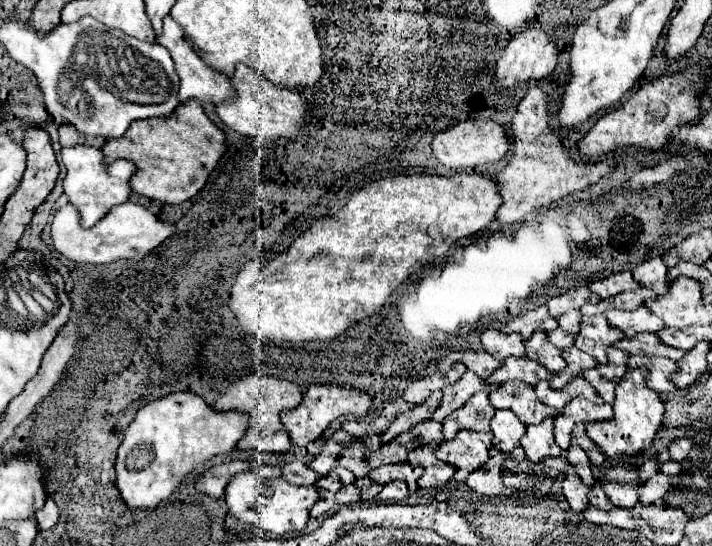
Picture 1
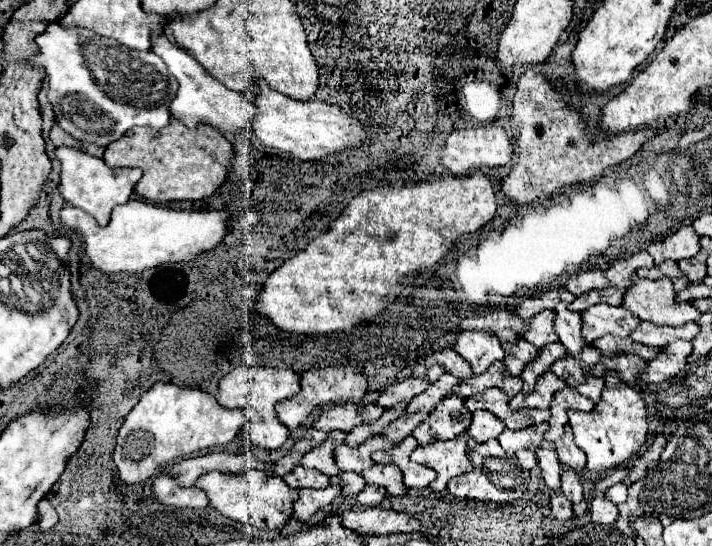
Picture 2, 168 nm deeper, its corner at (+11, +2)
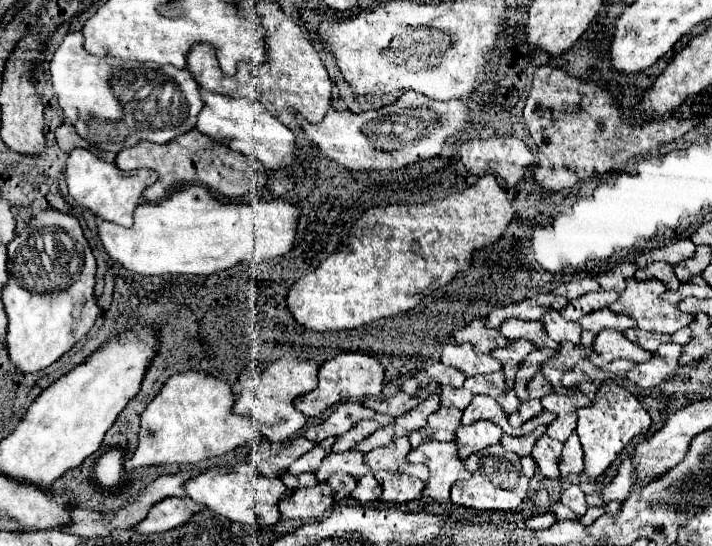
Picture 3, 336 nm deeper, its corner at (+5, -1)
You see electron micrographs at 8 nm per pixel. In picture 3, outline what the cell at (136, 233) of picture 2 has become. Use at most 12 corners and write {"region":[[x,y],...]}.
{"region":[[193,185],[97,221],[139,275],[211,275],[293,247],[289,201],[223,205]]}

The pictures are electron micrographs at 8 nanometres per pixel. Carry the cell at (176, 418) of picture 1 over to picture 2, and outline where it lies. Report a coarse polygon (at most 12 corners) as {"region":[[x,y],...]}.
{"region":[[157,382],[127,414],[113,460],[125,484],[229,444],[243,410]]}

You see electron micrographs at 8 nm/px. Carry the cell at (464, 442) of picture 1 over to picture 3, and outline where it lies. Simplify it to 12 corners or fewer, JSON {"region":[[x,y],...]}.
{"region":[[427,441],[411,449],[411,463],[425,463],[431,479],[423,497],[447,501],[459,479],[471,479],[457,443]]}

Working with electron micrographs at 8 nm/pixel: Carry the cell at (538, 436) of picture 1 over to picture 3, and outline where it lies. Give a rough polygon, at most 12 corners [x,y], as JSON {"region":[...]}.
{"region":[[547,427],[523,437],[503,435],[501,445],[519,457],[529,455]]}

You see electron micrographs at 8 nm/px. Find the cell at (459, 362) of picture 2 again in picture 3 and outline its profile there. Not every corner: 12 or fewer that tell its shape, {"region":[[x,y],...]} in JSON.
{"region":[[435,361],[425,371],[429,381],[461,387],[465,375],[459,369]]}

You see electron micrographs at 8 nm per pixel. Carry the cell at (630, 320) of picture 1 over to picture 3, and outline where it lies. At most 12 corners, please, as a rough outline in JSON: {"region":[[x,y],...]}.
{"region":[[611,309],[581,319],[581,343],[591,345],[603,329],[623,333],[635,327],[631,317]]}

